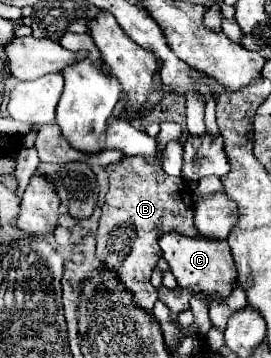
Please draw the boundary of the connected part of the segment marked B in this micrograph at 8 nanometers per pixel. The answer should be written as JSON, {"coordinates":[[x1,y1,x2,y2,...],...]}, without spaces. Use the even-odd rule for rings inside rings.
{"coordinates":[[125,157,123,161,109,165,107,173,109,173,109,191,101,223,97,229,97,259,103,263,103,267,113,267,121,283,133,293,133,301,141,309,151,313,153,303,157,301,157,289,149,283,149,279,153,267,163,255,159,247,161,231,181,231,183,235,197,235,197,229,193,227,193,201,189,181,183,177,169,177,167,173,163,173,159,163,147,163,145,157]]}

